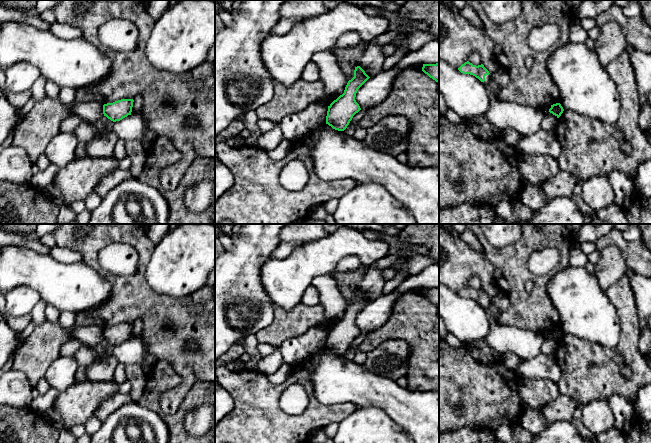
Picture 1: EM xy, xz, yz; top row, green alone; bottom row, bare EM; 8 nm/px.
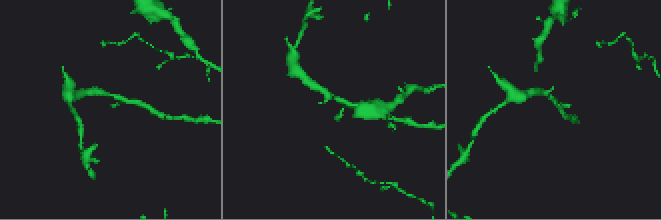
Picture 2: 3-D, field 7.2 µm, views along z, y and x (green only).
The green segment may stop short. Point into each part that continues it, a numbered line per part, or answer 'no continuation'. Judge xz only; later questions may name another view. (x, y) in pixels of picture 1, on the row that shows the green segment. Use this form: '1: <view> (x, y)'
no continuation

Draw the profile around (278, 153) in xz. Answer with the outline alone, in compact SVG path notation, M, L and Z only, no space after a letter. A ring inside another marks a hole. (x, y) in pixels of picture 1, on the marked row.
M283 139L279 145L271 150L267 150L268 156L274 160L282 160L289 153L293 145L293 142Z

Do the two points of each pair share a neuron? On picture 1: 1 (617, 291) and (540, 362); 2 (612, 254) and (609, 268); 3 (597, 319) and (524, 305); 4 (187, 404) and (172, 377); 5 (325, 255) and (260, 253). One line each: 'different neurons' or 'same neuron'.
1: different neurons
2: same neuron
3: different neurons
4: same neuron
5: different neurons

